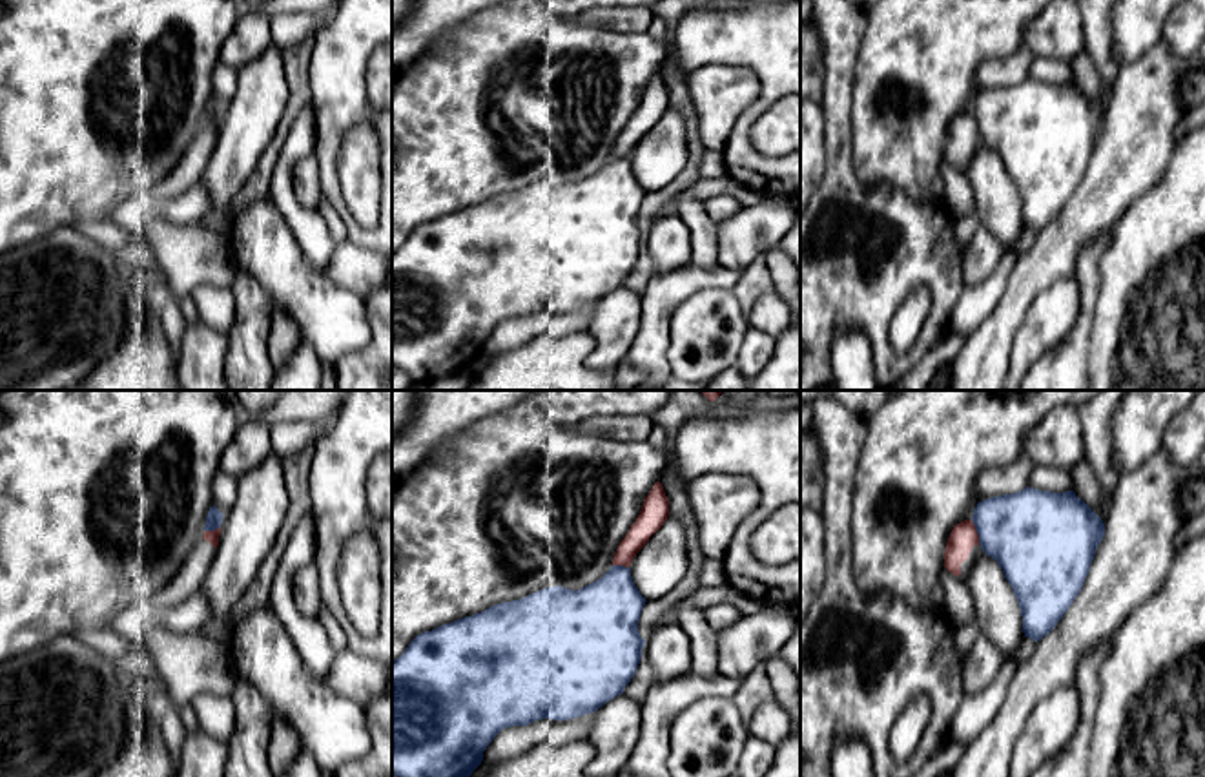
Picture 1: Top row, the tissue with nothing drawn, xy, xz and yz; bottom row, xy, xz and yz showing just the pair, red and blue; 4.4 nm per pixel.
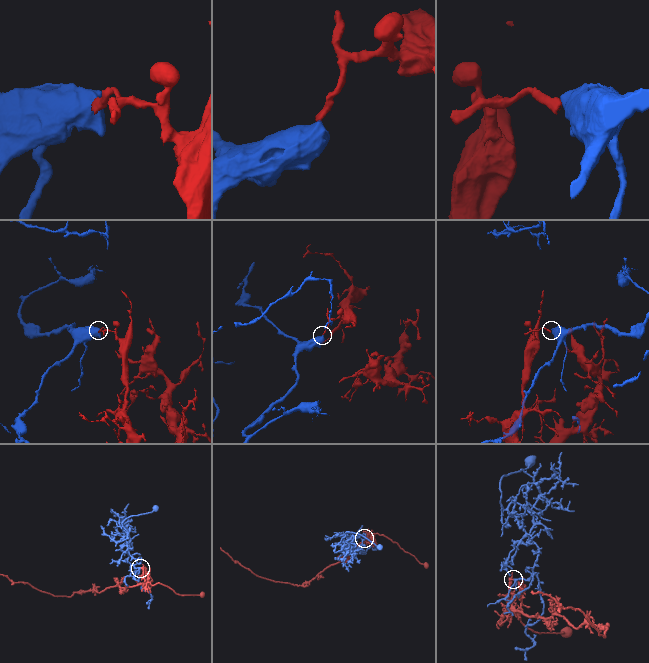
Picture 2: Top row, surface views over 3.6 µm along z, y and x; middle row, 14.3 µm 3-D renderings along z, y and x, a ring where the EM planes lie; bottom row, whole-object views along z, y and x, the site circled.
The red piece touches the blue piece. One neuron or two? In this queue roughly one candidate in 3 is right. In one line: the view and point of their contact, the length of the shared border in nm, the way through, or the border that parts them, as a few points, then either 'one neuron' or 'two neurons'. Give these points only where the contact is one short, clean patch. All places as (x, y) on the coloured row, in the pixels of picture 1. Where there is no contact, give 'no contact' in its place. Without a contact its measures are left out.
meets red in yz at (976, 531); contact 110 nm long; border along yz (970, 520), (979, 542); two neurons

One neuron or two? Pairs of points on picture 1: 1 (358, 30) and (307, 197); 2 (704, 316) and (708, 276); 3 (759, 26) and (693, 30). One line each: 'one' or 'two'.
1: two
2: two
3: one

